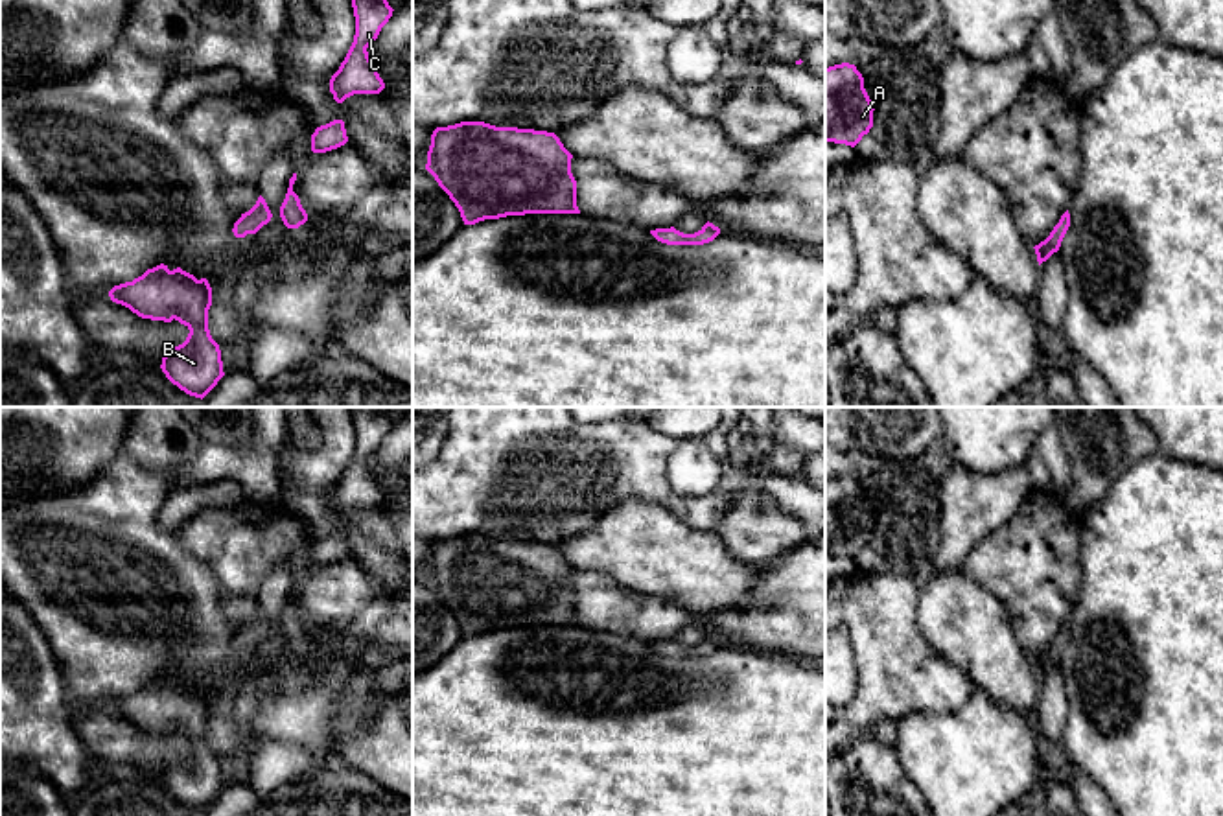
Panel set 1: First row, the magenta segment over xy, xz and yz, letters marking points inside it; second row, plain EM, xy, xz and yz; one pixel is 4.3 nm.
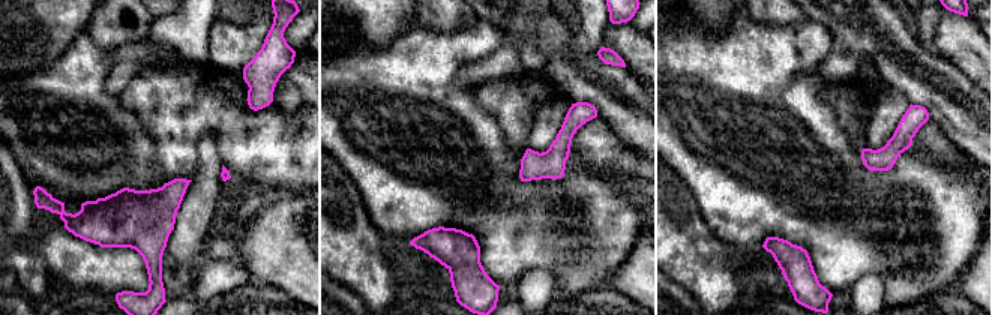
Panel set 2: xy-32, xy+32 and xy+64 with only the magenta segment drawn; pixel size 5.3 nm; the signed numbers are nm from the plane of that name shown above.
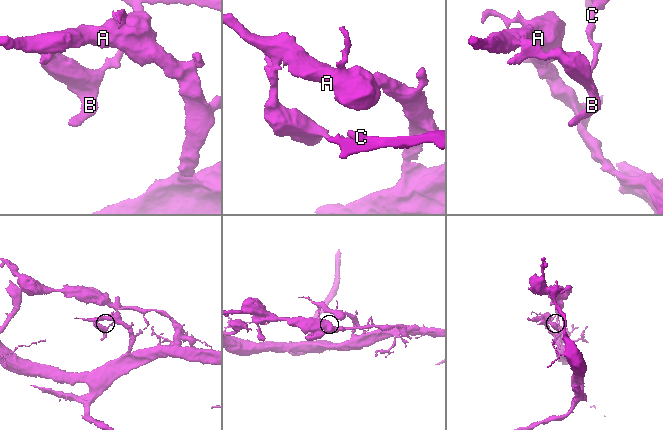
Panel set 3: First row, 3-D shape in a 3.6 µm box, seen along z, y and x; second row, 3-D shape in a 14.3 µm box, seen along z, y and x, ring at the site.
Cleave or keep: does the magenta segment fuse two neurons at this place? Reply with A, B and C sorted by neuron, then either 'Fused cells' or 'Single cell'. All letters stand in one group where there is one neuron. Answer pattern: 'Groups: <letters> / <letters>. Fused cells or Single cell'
Groups: A B / C. Fused cells

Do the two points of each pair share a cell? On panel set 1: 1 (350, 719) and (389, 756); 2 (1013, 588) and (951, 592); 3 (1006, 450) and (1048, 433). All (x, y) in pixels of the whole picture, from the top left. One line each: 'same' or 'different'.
1: same
2: different
3: different

